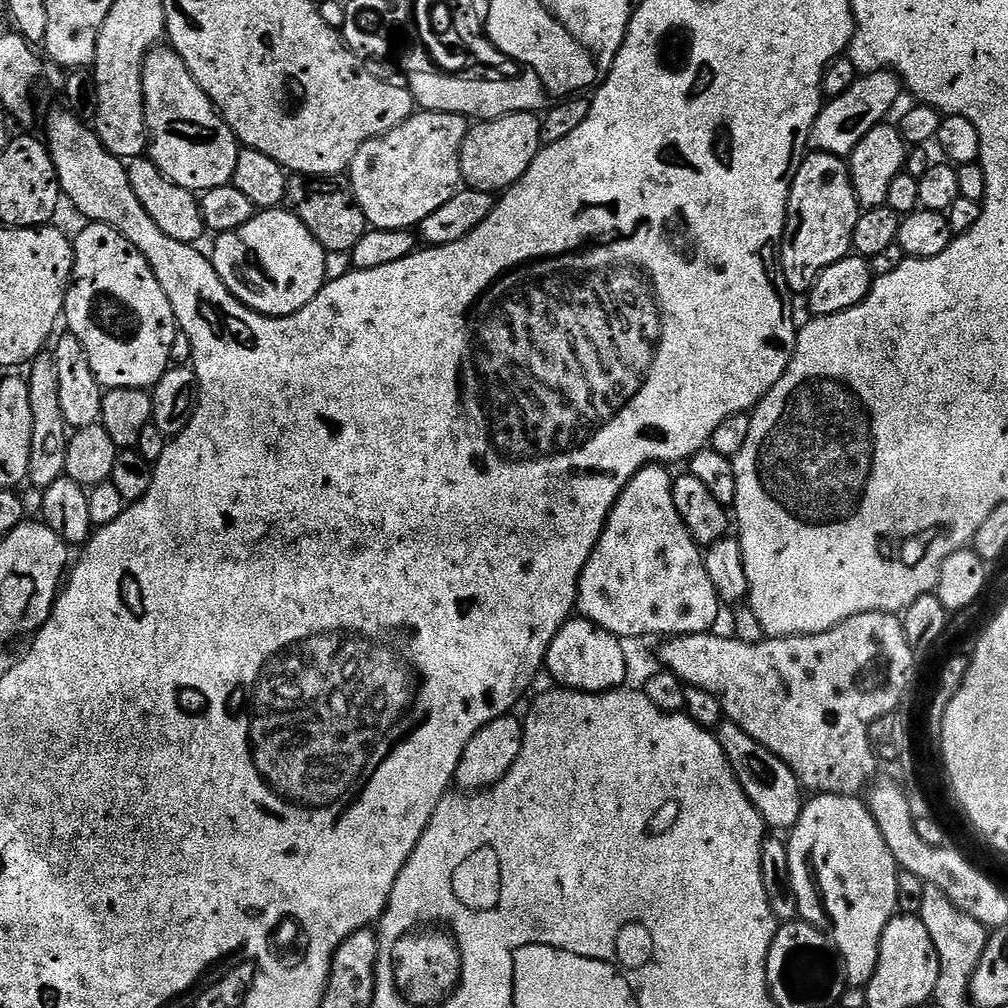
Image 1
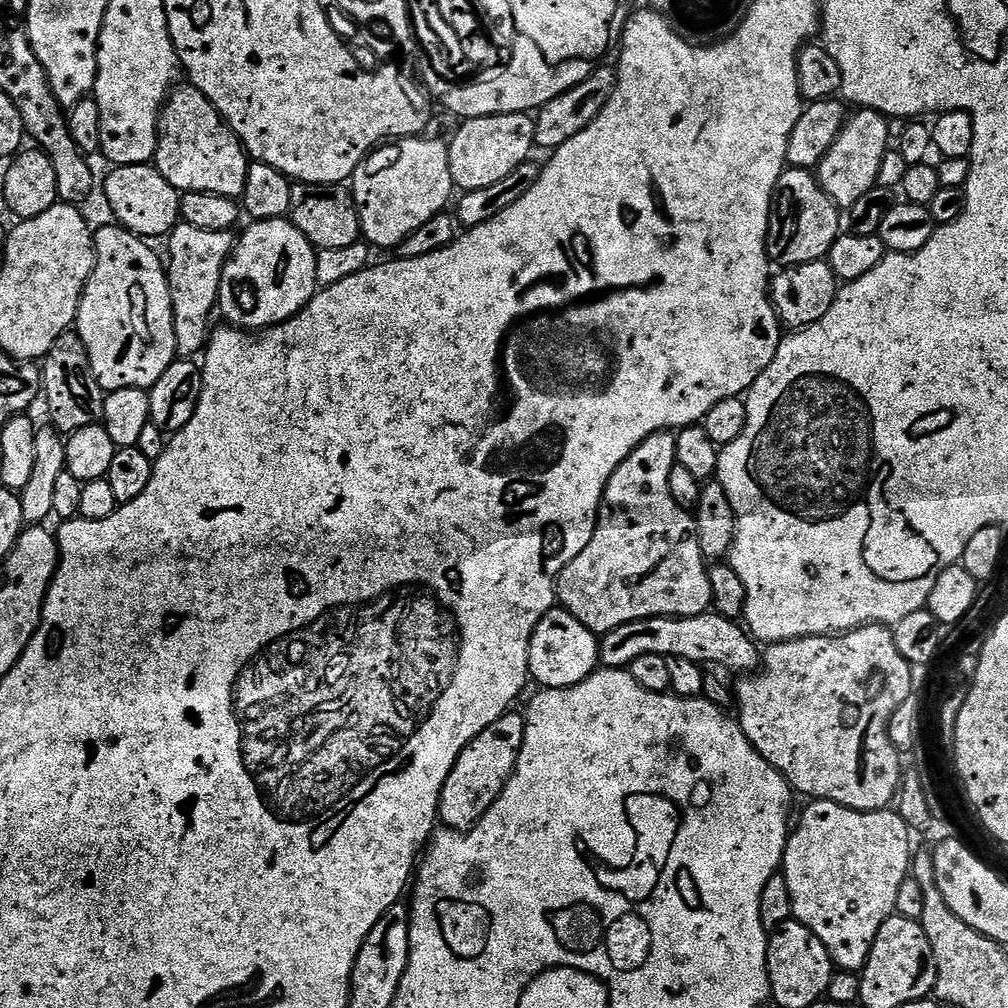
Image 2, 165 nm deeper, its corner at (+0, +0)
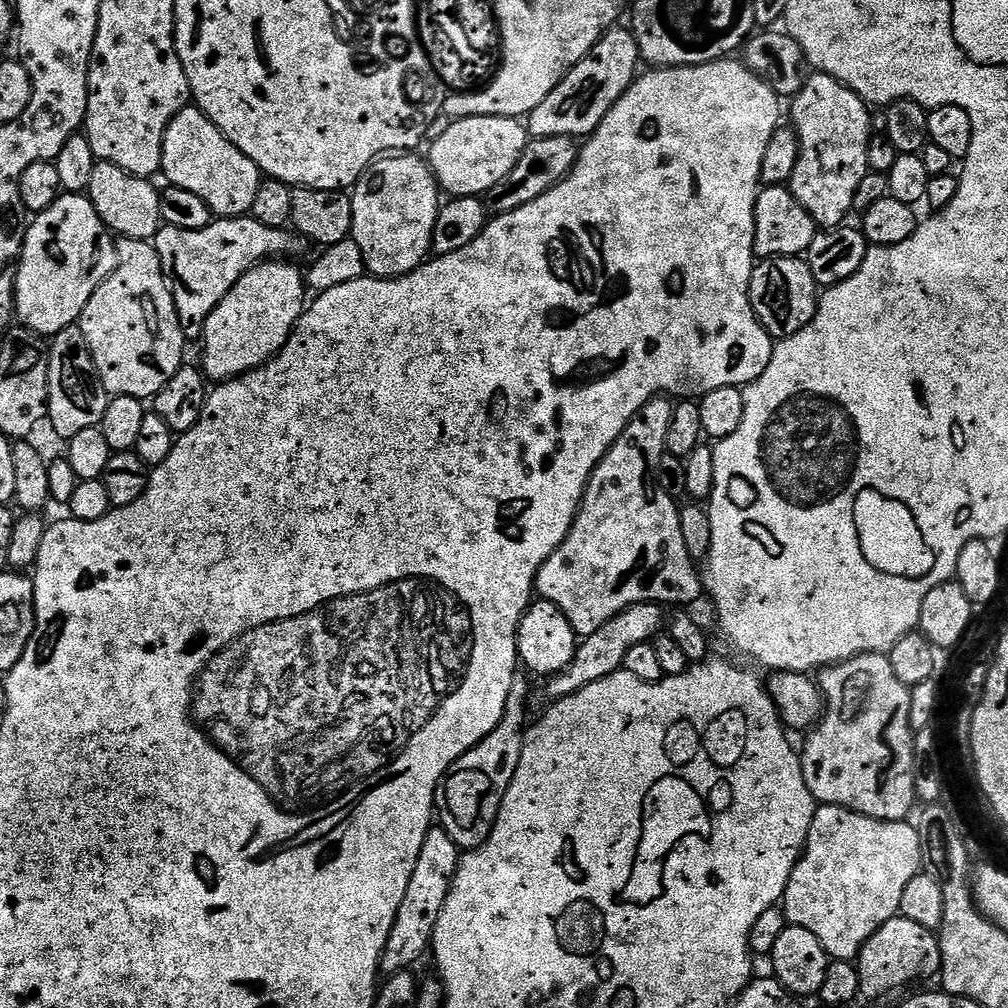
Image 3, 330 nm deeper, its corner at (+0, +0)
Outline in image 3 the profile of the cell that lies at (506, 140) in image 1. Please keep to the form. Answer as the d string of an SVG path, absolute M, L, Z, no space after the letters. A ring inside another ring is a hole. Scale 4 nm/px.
M461 116L432 144L426 159L432 165L436 182L449 197L483 197L510 170L514 162L522 158L522 150L528 145L528 129L519 119L510 116Z

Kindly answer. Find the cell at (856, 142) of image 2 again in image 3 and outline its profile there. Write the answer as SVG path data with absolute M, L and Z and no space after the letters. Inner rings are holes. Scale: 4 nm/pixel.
M812 74L805 79L802 90L798 95L791 97L792 120L791 127L796 129L796 137L800 143L798 162L794 166L794 174L790 181L790 190L794 198L814 218L814 222L821 229L839 228L852 212L854 194L862 178L869 172L866 162L866 150L874 135L871 126L869 105L854 90L850 90L833 76Z

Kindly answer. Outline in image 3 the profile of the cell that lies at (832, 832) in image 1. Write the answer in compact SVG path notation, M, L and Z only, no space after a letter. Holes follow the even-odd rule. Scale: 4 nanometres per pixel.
M833 804L817 807L814 814L814 822L810 826L808 840L804 843L804 855L800 857L800 861L794 866L794 870L790 874L790 882L784 891L782 907L784 917L788 919L789 925L797 924L802 926L802 930L810 930L810 934L814 934L814 938L818 938L818 942L822 942L822 946L828 951L832 960L855 961L859 957L862 946L866 946L869 938L879 928L886 926L886 922L890 922L898 915L900 903L902 902L902 890L906 890L906 885L910 883L910 878L921 875L920 833L913 825L912 828L910 825L911 823L903 820L875 820L869 816L852 812L848 808L839 808Z

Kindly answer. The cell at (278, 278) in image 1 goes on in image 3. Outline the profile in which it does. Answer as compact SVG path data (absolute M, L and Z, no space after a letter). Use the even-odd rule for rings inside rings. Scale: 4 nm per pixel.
M273 258L252 268L208 315L202 337L202 371L209 381L223 382L245 376L282 350L306 307L306 276L292 264L295 263Z

